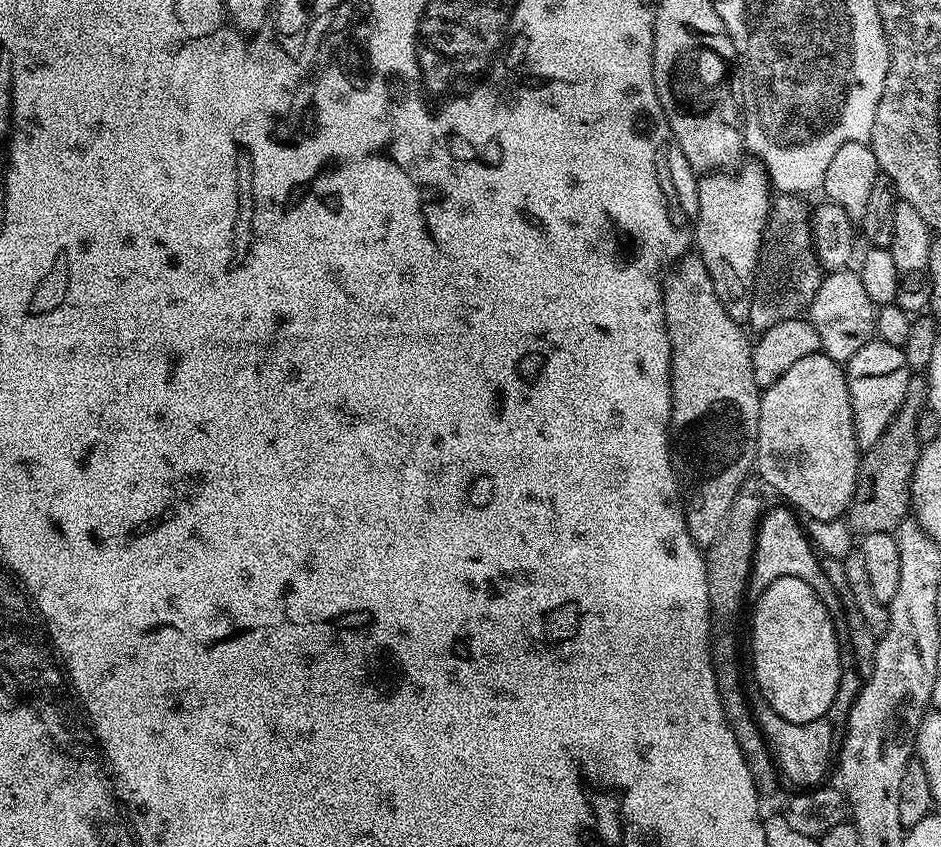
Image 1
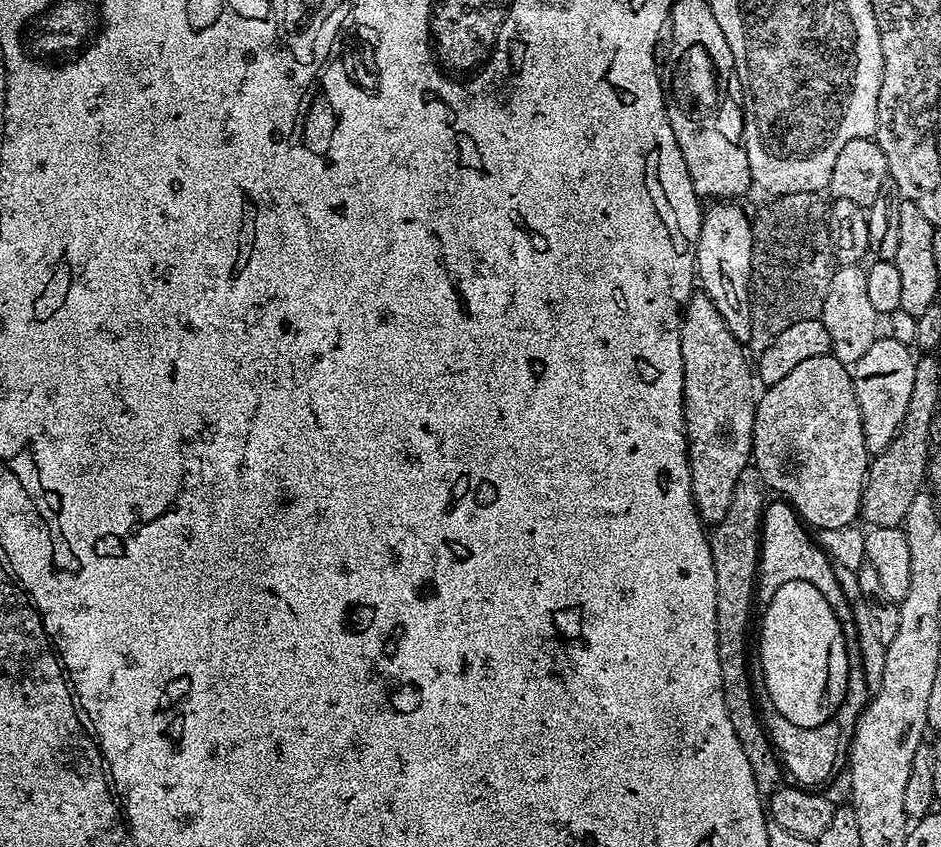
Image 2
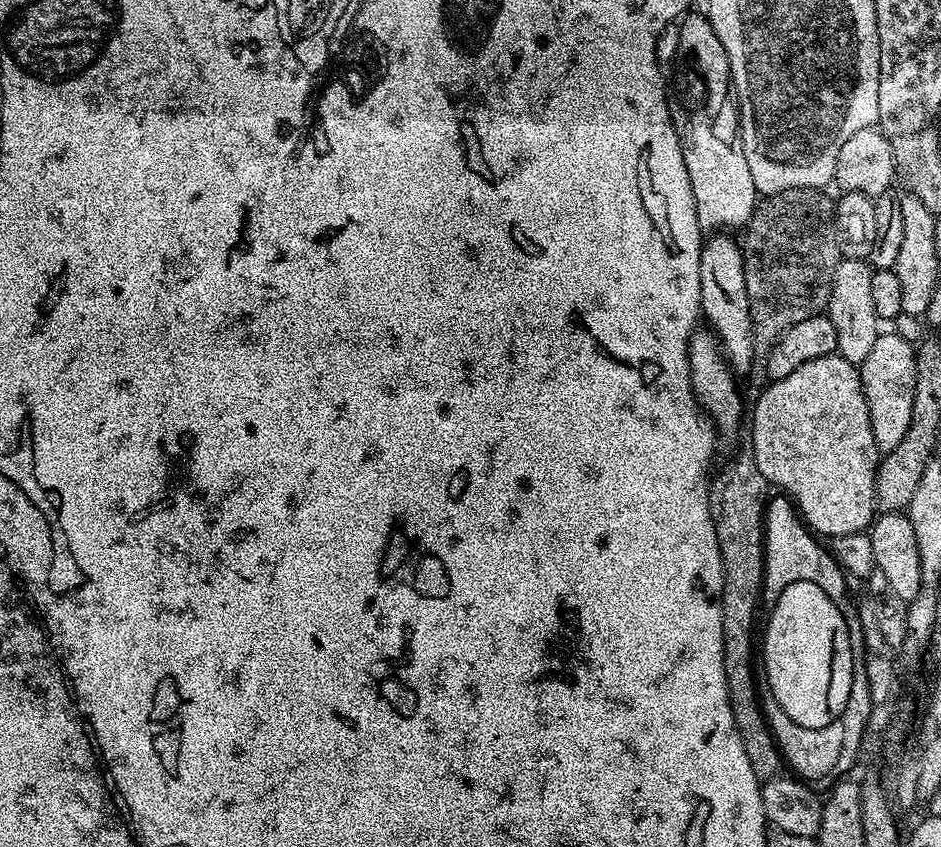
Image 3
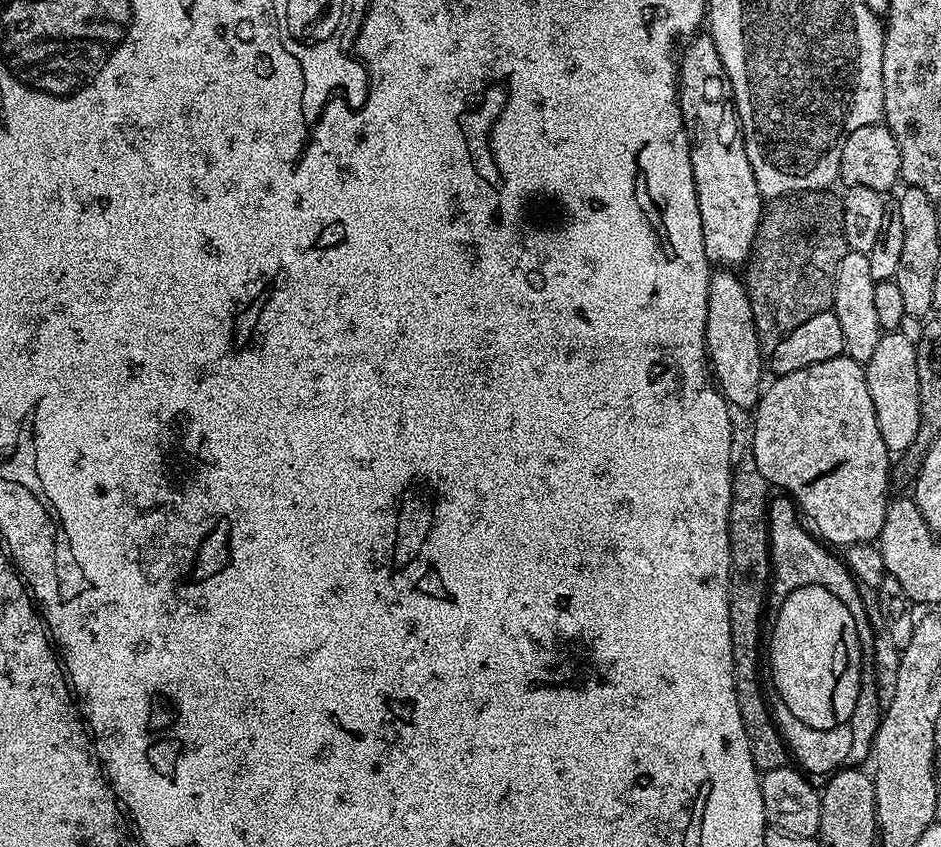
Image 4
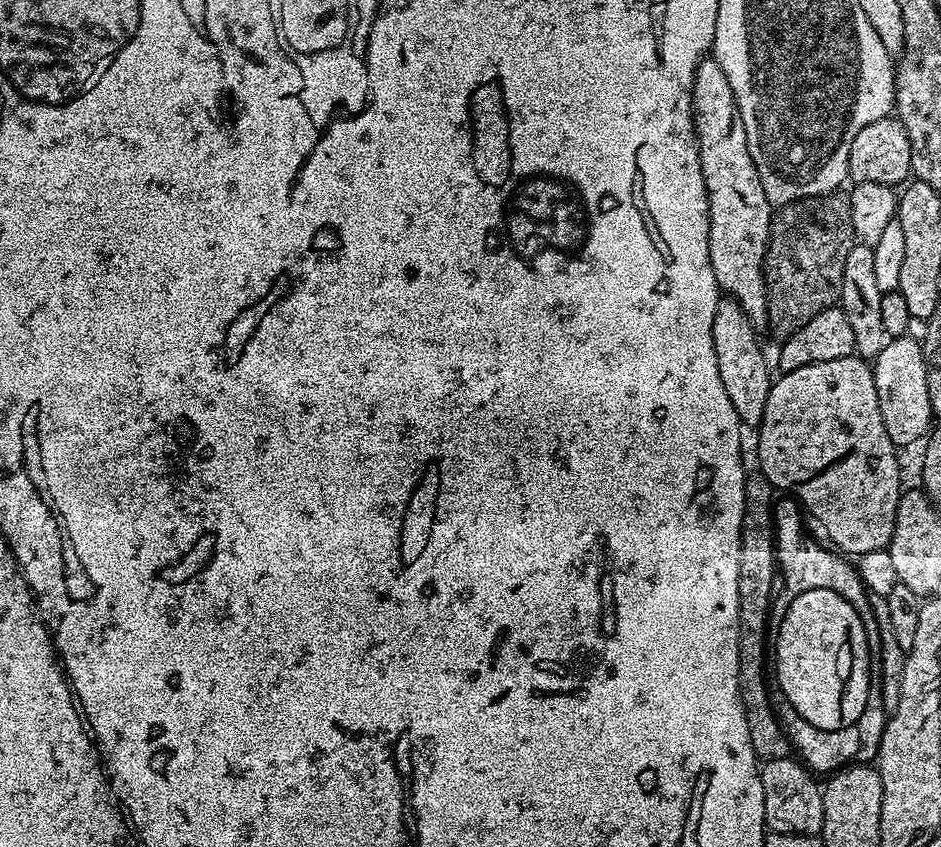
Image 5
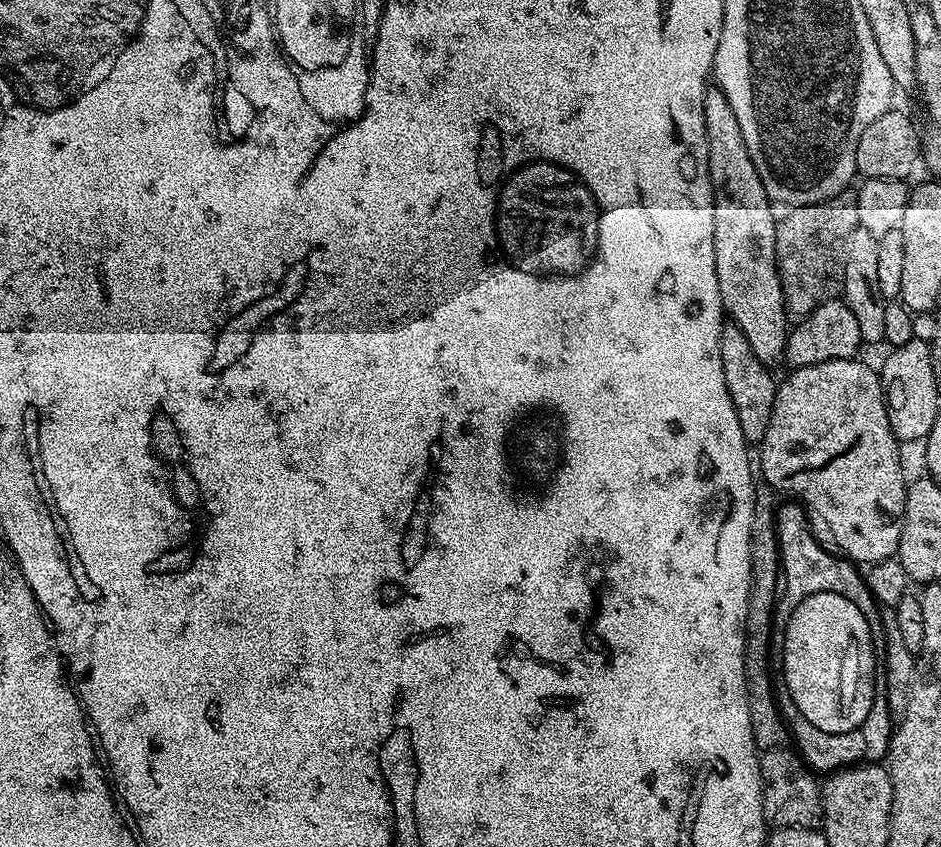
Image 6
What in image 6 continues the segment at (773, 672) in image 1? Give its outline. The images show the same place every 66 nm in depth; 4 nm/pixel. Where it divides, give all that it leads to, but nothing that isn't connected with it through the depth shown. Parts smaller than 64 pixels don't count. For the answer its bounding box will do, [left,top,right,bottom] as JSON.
[782,592,874,734]

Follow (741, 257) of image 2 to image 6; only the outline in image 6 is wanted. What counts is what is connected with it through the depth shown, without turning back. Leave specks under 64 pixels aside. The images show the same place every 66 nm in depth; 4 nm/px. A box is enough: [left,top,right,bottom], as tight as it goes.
[720,323,778,445]

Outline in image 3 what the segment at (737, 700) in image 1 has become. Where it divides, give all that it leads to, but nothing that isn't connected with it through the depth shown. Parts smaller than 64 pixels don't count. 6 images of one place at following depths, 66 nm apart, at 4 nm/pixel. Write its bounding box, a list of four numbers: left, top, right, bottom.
[715,437,770,696]

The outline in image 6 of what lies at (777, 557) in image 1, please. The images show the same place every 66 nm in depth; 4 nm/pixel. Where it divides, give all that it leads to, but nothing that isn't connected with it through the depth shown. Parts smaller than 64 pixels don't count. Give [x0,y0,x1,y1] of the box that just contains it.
[768,502,888,666]

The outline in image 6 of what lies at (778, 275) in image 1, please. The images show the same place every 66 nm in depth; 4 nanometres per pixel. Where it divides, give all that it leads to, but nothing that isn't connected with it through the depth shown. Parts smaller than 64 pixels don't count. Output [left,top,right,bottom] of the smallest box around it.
[776,186,859,317]

